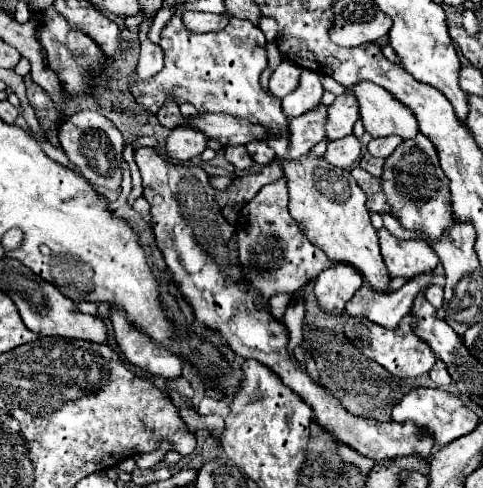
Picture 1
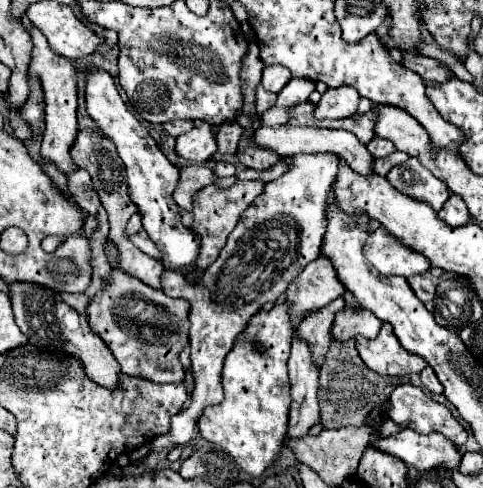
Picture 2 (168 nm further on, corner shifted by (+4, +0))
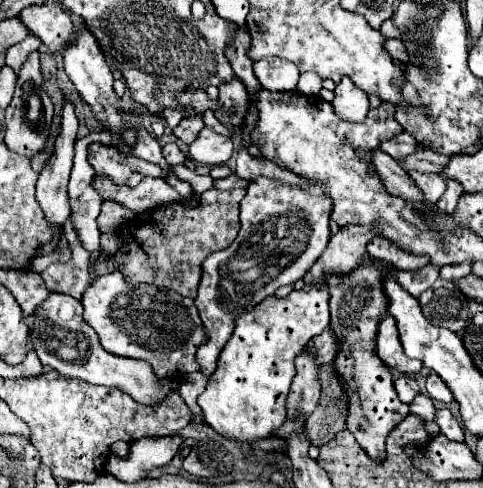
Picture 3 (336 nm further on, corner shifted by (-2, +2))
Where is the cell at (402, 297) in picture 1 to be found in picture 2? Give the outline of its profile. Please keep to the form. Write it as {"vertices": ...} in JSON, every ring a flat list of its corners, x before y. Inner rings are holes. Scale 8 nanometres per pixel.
{"vertices":[[347,307,335,315,333,339,349,341,349,339,355,339,357,335,361,335,365,339,373,339,373,337,377,337,379,327,381,327,381,321,373,313,369,313,365,309]]}

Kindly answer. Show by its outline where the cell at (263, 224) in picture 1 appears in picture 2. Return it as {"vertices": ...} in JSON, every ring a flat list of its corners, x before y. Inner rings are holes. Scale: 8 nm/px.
{"vertices":[[333,153,291,157,287,173,267,183,263,193,257,195,243,213,219,257,201,275,199,285,187,285,177,271,163,269,161,289,165,295,183,297,191,303,189,345,195,389,191,405,171,419,171,431,167,435,157,435,151,441,153,451,189,443,203,409,223,401,223,361,241,329,245,329,249,317,253,317,263,303,275,301,281,293,285,293,287,285,301,273,301,269,319,255,327,227,327,207,331,185,337,175,337,163,339,159]]}

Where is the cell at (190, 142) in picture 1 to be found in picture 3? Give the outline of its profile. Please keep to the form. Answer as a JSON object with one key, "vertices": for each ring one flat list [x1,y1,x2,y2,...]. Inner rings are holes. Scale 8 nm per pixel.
{"vertices":[[203,127,199,137,189,145,189,157,201,165,223,165,233,155,233,143,229,137]]}

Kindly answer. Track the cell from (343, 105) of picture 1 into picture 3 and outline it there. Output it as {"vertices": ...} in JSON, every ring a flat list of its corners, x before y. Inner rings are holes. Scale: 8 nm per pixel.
{"vertices":[[343,77,341,83,335,87,335,99,331,105,335,109,335,115,349,123,363,121,369,111,367,93,361,91,349,77]]}

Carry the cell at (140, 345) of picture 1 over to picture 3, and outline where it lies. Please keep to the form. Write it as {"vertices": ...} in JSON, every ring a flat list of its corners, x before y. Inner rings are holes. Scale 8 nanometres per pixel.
{"vertices":[[113,271,97,277,83,293,81,303,85,309,85,321,99,335,105,351,119,357,147,361,157,377,181,379,199,369,195,351,207,335,203,335,203,325,193,299,149,283,131,285,123,273]]}

